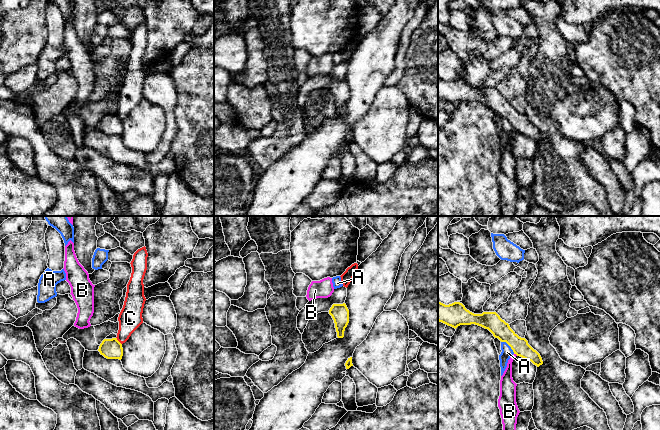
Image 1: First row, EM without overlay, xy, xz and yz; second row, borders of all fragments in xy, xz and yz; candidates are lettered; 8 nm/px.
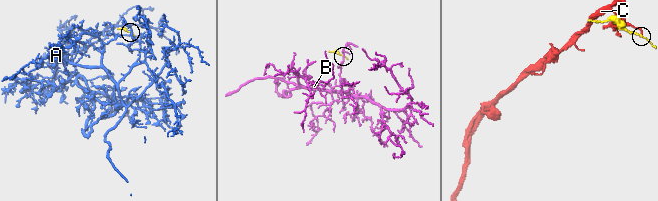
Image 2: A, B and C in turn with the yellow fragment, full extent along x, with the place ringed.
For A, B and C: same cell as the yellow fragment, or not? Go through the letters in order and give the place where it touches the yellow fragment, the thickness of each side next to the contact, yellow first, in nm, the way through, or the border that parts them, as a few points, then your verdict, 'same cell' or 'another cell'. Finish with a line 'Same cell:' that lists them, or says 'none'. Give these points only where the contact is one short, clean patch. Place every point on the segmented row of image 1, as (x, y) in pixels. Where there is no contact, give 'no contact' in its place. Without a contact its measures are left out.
A: yz (509, 345) | 150/90 nm | along yz (501, 341), (504, 341), (514, 353) | another cell
B: yz (516, 354) | 150/110 nm | along yz (514, 353), (517, 355) | another cell
C: xy (118, 341) | 160/190 nm | along xy (116, 337), (121, 344) | another cell
Same cell: none

